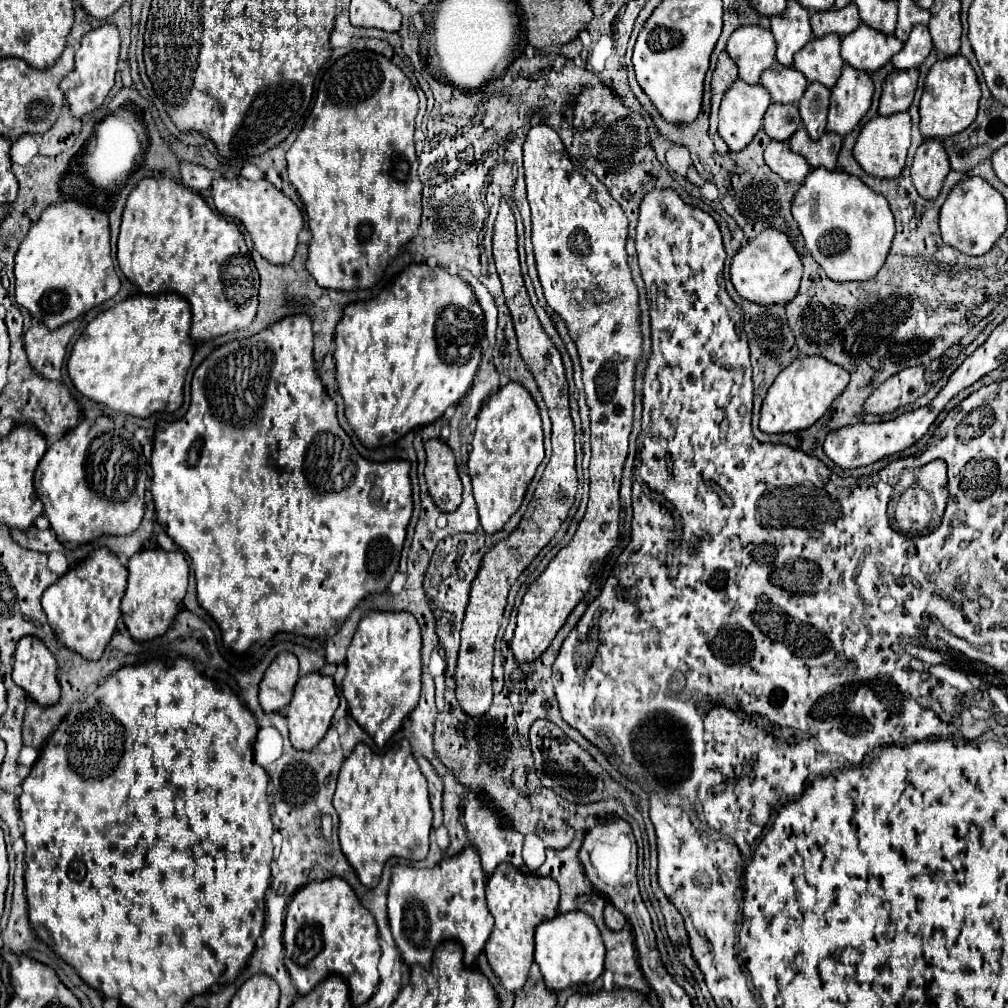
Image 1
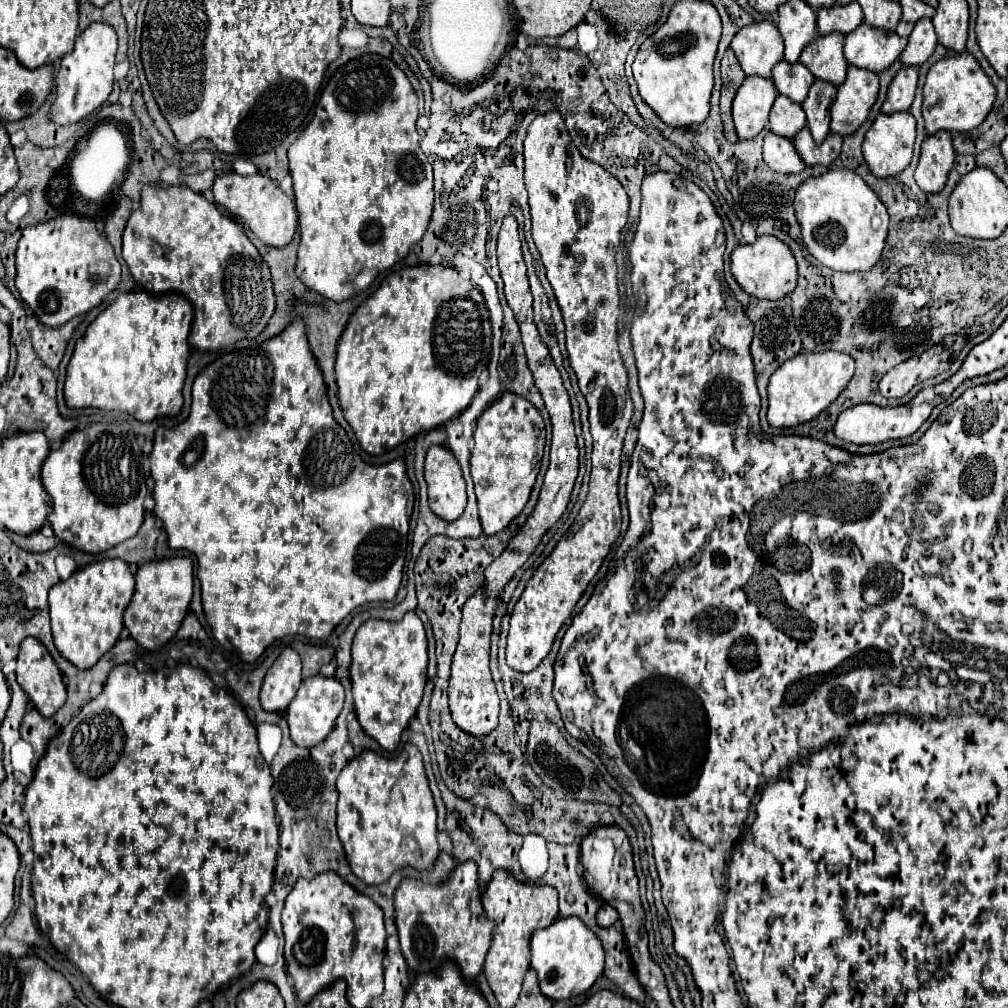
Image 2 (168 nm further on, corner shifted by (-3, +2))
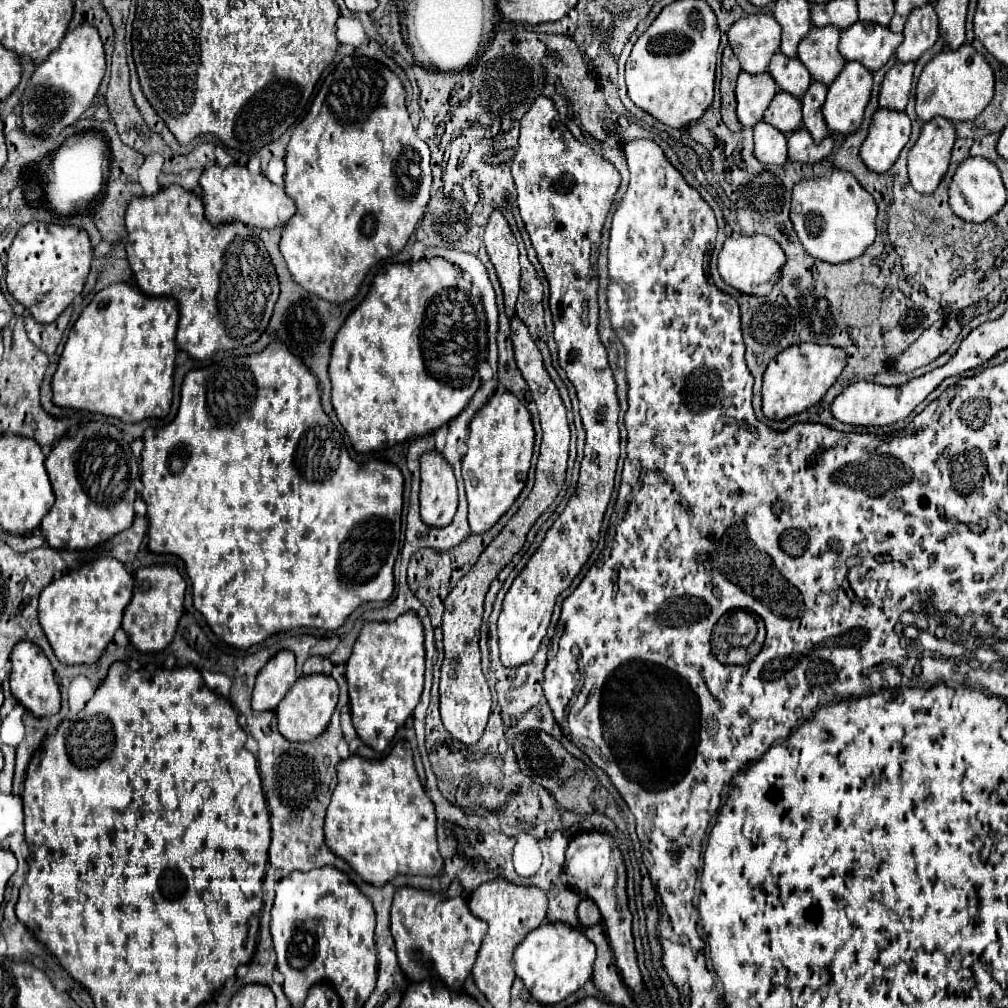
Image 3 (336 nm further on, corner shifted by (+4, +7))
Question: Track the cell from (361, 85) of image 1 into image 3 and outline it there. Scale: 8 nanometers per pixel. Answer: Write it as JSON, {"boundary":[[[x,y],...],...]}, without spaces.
{"boundary":[[[346,56],[340,60],[340,64],[326,76],[326,80],[322,82],[314,102],[312,102],[312,108],[310,112],[306,114],[306,118],[294,128],[292,136],[290,136],[290,142],[288,142],[288,148],[286,148],[286,194],[296,202],[296,214],[286,222],[284,230],[282,230],[282,240],[280,240],[280,250],[282,250],[282,256],[286,260],[286,266],[290,270],[290,274],[294,276],[294,280],[308,292],[316,294],[318,298],[324,298],[328,302],[346,302],[350,298],[356,296],[364,276],[368,274],[368,270],[384,260],[384,258],[390,258],[390,256],[396,256],[404,246],[406,242],[410,240],[410,236],[414,234],[424,210],[426,210],[426,204],[428,204],[428,198],[430,198],[430,184],[432,184],[432,174],[430,174],[430,150],[428,146],[416,136],[414,128],[412,128],[412,122],[408,118],[408,112],[406,112],[406,90],[400,82],[400,78],[388,68],[384,66],[382,62],[378,60],[372,60],[372,58],[364,58],[364,56]]]}

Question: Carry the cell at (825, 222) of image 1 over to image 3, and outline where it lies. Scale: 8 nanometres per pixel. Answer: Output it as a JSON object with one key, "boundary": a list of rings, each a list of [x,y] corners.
{"boundary":[[[844,170],[800,180],[792,190],[790,220],[806,252],[830,264],[842,264],[862,256],[876,238],[876,202],[860,182],[856,182],[852,174],[844,174]]]}

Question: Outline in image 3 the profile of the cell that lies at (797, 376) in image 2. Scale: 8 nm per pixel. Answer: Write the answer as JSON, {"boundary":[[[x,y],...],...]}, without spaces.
{"boundary":[[[794,344],[780,352],[764,372],[762,386],[762,412],[766,418],[784,420],[788,416],[800,414],[822,400],[828,388],[838,380],[846,368],[846,352],[836,346],[820,344]]]}

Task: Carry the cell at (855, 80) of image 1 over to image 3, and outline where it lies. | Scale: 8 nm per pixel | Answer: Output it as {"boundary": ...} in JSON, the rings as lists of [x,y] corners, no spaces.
{"boundary":[[[846,62],[840,76],[828,86],[828,96],[822,108],[828,130],[852,134],[862,124],[864,108],[872,92],[872,72],[860,62]]]}

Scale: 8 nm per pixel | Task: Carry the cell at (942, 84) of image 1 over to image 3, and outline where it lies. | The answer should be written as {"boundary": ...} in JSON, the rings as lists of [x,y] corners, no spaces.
{"boundary":[[[962,44],[958,50],[944,50],[936,54],[922,70],[916,86],[916,114],[922,122],[936,116],[952,122],[966,122],[976,118],[994,96],[994,72],[990,64],[970,46]]]}

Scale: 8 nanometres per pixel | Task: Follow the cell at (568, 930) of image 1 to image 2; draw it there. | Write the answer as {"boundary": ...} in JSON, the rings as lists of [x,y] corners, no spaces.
{"boundary":[[[559,917],[547,929],[537,929],[531,935],[531,969],[535,969],[547,999],[571,999],[585,993],[603,973],[603,947],[579,917]]]}

